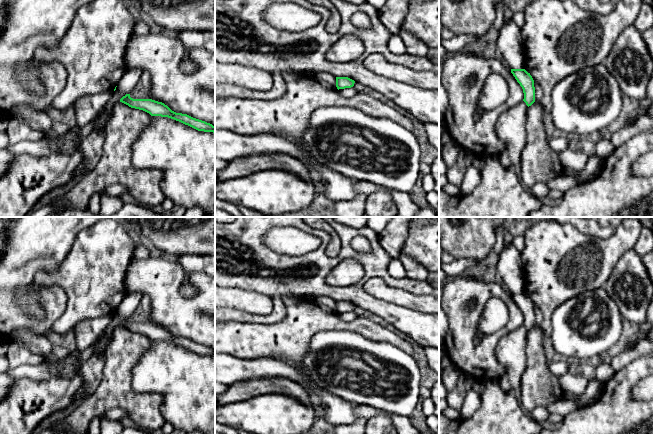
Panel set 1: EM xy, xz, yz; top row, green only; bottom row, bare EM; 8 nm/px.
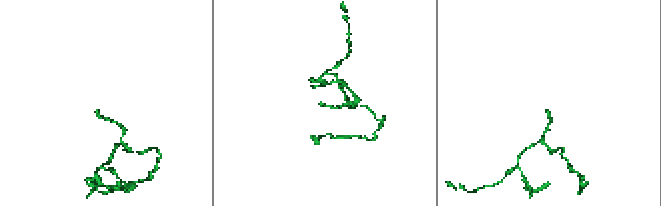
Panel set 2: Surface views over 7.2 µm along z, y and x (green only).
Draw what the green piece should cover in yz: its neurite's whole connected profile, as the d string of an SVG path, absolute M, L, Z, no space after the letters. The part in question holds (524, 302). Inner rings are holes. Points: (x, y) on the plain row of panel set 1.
M505 243L499 253L496 266L499 274L511 292L511 297L523 313L523 325L529 331L535 326L534 304L525 293L524 277L521 269L521 252L513 243Z

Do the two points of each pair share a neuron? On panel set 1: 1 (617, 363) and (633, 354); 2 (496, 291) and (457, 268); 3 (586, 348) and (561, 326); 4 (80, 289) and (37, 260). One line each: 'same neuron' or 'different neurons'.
1: same neuron
2: different neurons
3: same neuron
4: different neurons

